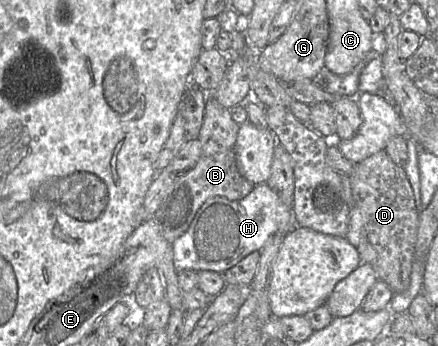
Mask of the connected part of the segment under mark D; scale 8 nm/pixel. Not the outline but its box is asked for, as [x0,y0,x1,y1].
[350,150,419,295]

